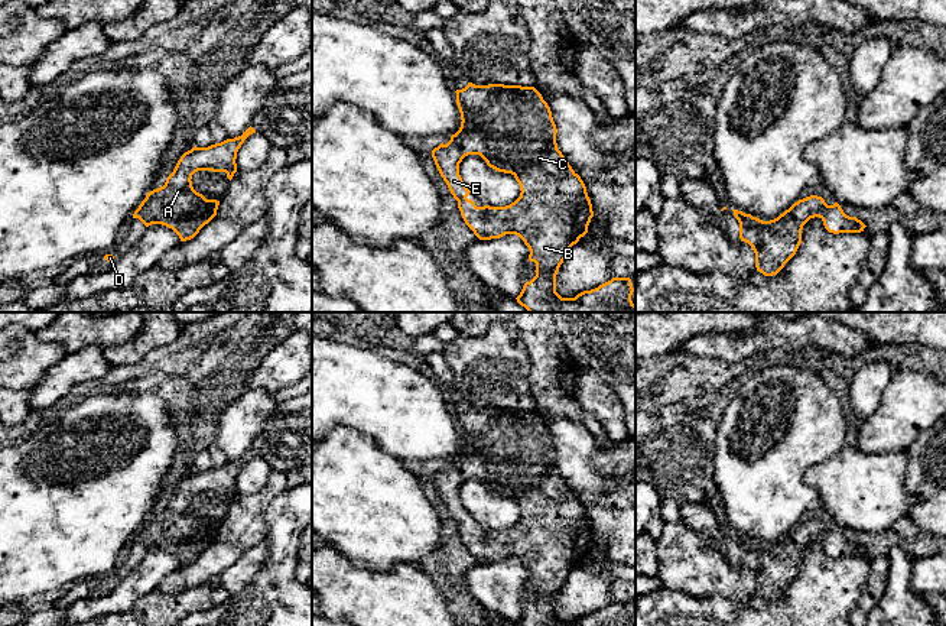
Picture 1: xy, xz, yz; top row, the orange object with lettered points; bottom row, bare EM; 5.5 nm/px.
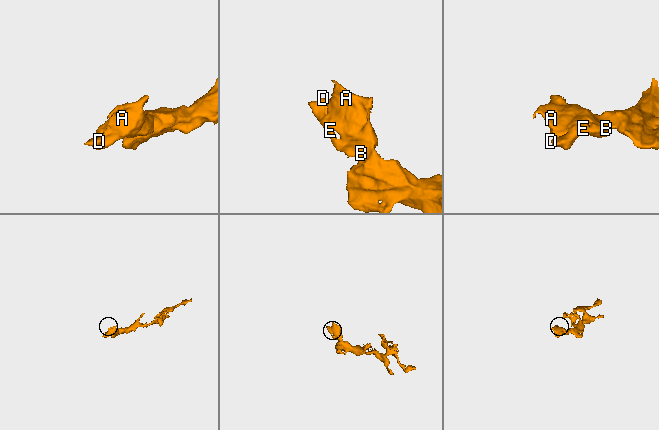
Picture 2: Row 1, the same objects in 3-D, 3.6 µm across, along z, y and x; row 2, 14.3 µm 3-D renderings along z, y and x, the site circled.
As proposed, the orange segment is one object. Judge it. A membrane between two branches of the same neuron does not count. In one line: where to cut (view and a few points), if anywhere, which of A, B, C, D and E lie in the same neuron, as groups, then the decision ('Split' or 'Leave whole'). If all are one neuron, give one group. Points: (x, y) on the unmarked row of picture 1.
No split. Groups: A B C D E. Leave whole

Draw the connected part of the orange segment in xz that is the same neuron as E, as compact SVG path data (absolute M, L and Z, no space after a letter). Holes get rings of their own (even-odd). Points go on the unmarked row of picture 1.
M472 406L455 416L461 451L446 468L441 467L432 474L432 481L458 525L465 548L479 564L516 558L529 571L529 584L536 587L536 600L524 607L517 626L633 626L635 612L630 601L612 601L575 622L562 622L556 616L559 591L569 573L588 557L594 535L583 505L557 473L557 453L542 418L534 411ZM468 479L479 479L490 492L511 497L520 509L520 520L505 531L477 531L467 522L471 515L459 499L459 487Z

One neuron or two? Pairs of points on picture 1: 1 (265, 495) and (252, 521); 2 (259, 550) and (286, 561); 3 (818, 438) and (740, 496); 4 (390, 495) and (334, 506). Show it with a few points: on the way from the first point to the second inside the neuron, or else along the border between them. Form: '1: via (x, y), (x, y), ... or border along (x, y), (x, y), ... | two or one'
1: via (260, 500), (252, 509), (252, 515) | one
2: border along (263, 541), (266, 558), (247, 581) | two
3: via (799, 438), (758, 477) | one
4: via (376, 502), (348, 502) | one

